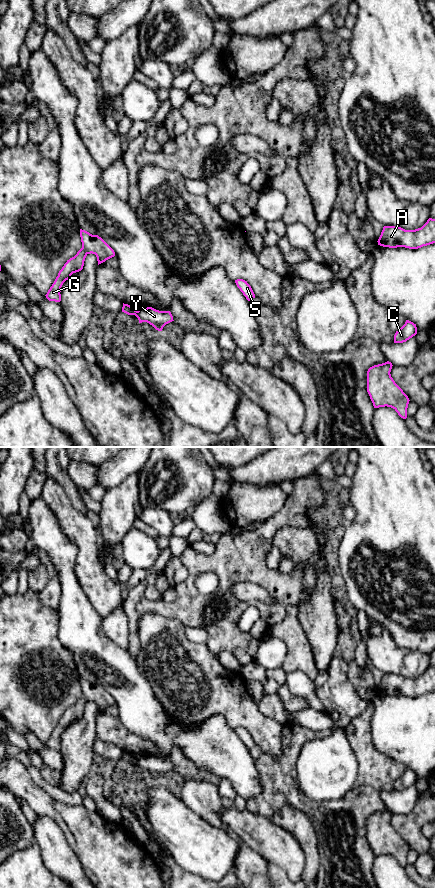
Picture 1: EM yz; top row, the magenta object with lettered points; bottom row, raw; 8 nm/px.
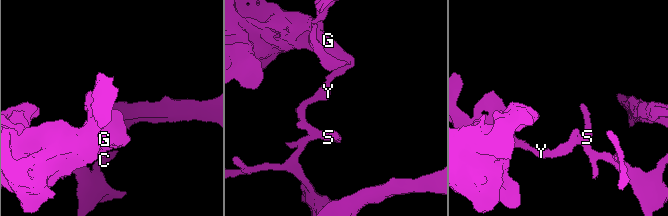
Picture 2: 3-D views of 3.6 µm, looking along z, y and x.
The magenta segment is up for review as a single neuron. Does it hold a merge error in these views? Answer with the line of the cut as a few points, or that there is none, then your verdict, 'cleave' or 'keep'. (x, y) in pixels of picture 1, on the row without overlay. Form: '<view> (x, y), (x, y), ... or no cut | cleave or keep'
yz (137, 759), (134, 762) | cleave

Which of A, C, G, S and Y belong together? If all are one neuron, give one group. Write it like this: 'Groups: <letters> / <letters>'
Groups: A C S Y / G

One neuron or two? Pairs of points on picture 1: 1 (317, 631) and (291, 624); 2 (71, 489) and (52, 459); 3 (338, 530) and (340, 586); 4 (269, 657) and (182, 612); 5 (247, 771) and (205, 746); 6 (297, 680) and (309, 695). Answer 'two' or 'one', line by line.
1: two
2: one
3: one
4: two
5: one
6: one

